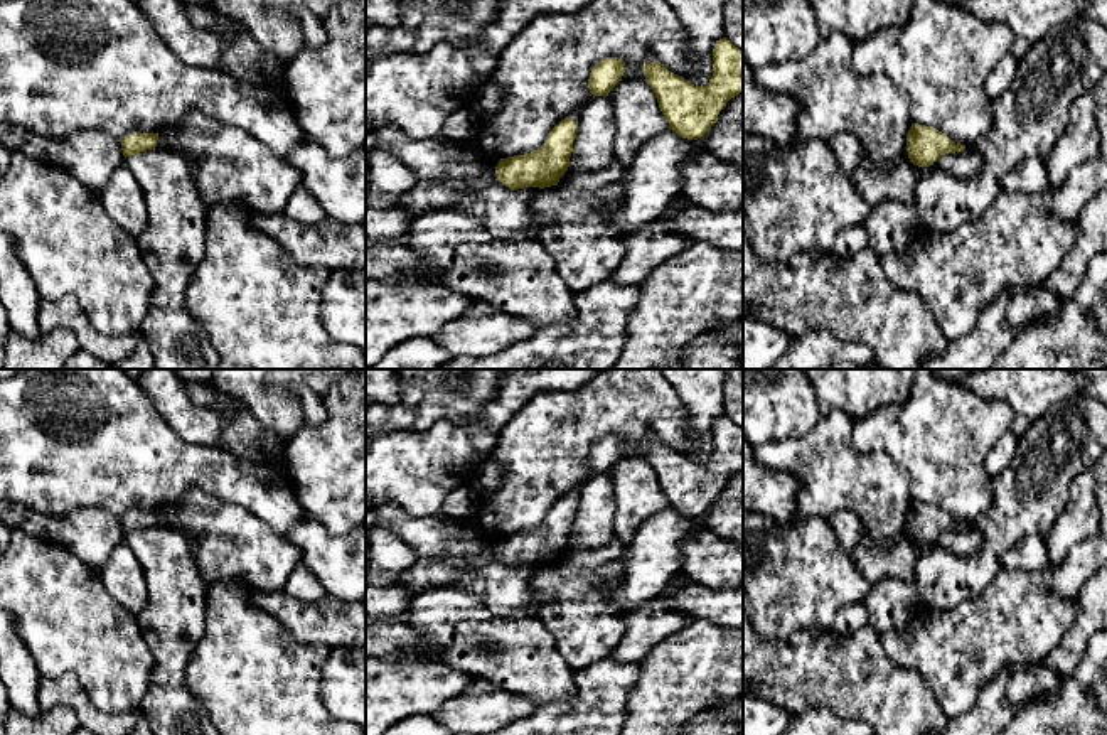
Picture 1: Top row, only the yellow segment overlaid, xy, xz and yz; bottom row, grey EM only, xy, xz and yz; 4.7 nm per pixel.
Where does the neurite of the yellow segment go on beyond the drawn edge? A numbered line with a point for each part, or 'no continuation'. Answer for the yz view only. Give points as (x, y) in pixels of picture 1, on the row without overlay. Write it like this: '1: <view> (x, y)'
no continuation

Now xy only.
no continuation

